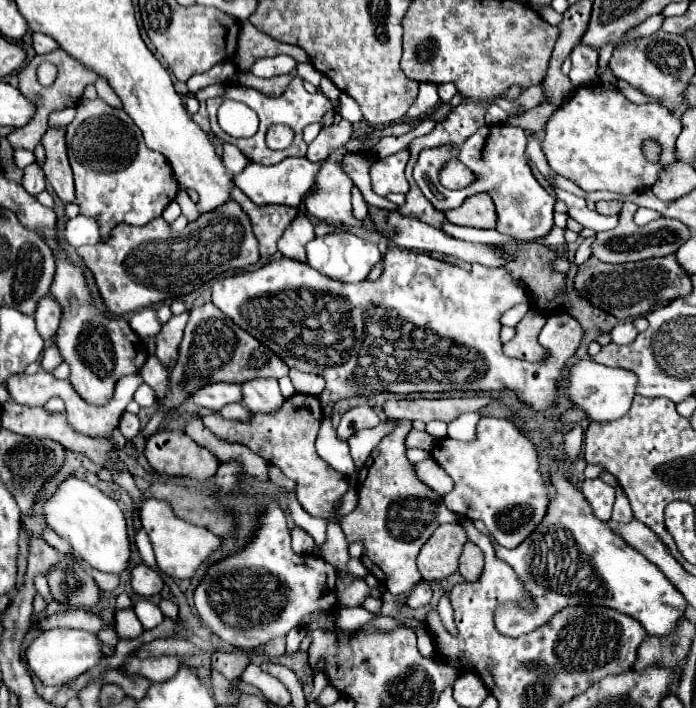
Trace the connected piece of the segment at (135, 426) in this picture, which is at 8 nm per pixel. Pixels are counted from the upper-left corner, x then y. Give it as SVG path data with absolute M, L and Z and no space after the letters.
M124 413L124 415L122 415L118 429L122 431L122 435L124 435L128 441L136 439L136 437L140 435L140 431L142 431L138 417L136 417L136 415L132 415L132 413Z

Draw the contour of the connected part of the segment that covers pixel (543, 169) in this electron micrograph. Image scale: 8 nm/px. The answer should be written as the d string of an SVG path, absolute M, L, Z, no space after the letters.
M528 135L528 147L526 147L526 157L536 165L536 169L544 175L544 179L550 179L552 169L540 149L540 141L536 139L536 135Z

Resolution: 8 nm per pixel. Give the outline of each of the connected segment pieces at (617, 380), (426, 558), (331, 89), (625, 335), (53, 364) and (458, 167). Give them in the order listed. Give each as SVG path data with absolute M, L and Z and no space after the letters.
M582 359L576 365L572 365L568 371L566 397L574 407L584 411L584 415L590 423L608 423L608 421L620 419L630 409L632 399L636 395L636 385L638 385L638 381L632 371L604 367L590 359Z
M460 523L440 525L418 555L418 569L426 581L440 581L458 569L458 557L468 541Z
M322 77L322 81L320 81L318 89L320 89L320 91L322 91L330 101L336 101L336 99L338 99L338 95L340 95L340 91L336 91L336 85L334 85L328 77Z
M622 321L622 323L618 323L610 331L610 335L612 335L612 343L616 343L616 345L628 345L628 343L632 343L636 339L638 331L636 331L636 327L634 327L632 321Z
M50 345L50 347L44 351L44 355L42 355L42 369L54 371L60 363L62 363L62 355L60 355L58 347L56 347L56 345Z
M450 159L440 171L440 183L450 189L462 189L462 187L470 185L472 179L474 179L472 171L468 167L464 167L458 159Z

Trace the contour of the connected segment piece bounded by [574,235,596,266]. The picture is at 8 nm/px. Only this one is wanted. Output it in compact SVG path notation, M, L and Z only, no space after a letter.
M592 235L592 237L588 237L585 239L584 242L580 245L577 252L575 253L574 263L577 266L580 266L586 259L591 256L591 249L592 249L592 241L596 239L596 235Z

